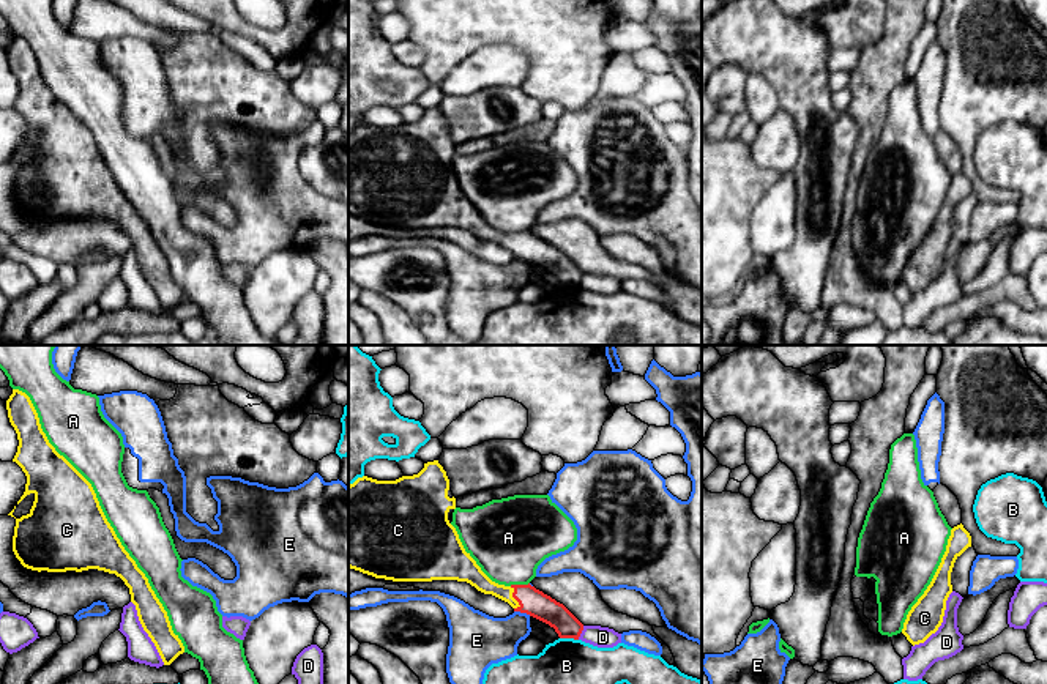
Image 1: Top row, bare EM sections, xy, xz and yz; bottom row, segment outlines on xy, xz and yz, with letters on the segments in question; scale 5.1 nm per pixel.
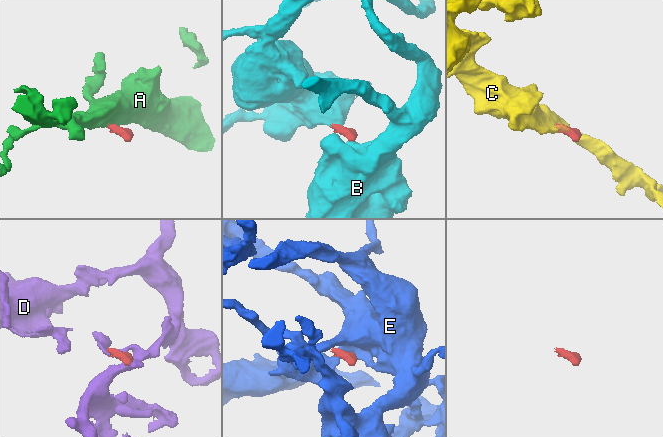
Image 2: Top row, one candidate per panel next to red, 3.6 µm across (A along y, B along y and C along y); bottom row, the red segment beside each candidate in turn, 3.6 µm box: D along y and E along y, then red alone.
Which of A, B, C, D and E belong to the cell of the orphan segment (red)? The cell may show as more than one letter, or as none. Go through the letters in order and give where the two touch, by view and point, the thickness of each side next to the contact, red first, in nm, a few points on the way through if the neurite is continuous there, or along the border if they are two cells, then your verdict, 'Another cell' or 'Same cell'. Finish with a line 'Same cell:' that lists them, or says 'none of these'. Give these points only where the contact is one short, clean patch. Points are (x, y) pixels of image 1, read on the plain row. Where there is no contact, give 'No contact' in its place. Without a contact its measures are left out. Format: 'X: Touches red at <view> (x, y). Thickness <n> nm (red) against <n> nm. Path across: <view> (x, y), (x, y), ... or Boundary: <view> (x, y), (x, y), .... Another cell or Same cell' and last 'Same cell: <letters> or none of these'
A: Touches red at xz (519, 232). Thickness 140 nm (red) against 400 nm. Boundary: xz (529, 229), (510, 232). Another cell
B: Touches red at xz (570, 284). Thickness 140 nm (red) against 460 nm. Boundary: xz (560, 284), (577, 287). Another cell
C: Touches red at xz (513, 243). Thickness 140 nm (red) against 110 nm. Same cell
D: Touches red at xz (581, 279). Thickness 140 nm (red) against 110 nm. Boundary: xz (584, 273), (577, 286). Another cell
E: Touches red at xz (522, 259). Thickness 140 nm (red) against 260 nm. Boundary: xz (514, 257), (530, 262). Another cell
Same cell: C

